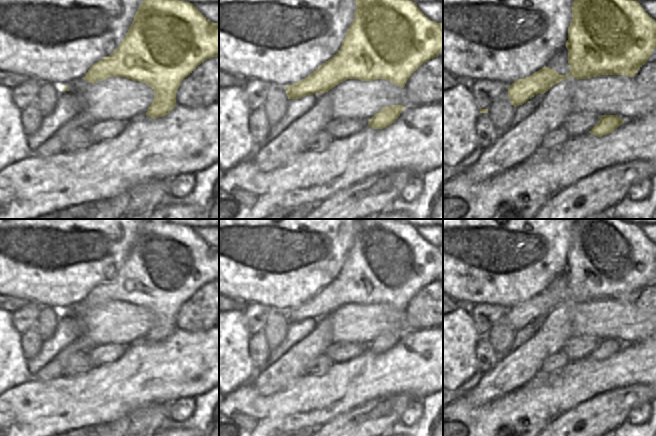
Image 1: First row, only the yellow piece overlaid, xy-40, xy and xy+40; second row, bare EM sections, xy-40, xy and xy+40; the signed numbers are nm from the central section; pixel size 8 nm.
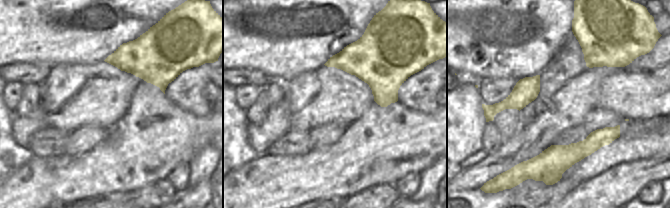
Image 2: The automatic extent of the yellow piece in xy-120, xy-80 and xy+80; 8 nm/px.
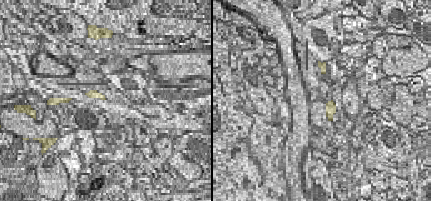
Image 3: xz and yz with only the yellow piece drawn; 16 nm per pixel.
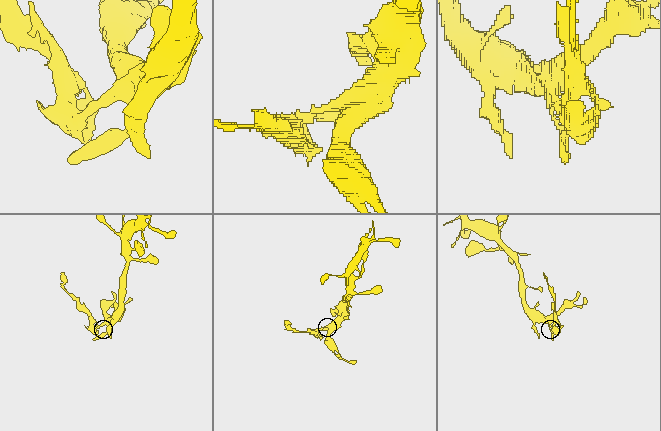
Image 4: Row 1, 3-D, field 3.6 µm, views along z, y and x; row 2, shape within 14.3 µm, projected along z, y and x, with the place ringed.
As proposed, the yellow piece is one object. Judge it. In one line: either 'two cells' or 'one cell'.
two cells

